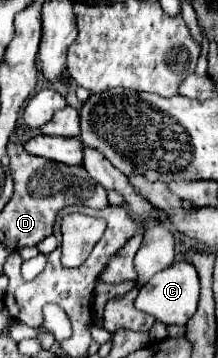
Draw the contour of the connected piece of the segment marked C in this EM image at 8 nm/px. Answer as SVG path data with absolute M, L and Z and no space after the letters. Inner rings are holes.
M173 263L171 267L153 275L139 291L135 307L153 315L161 323L187 323L197 311L199 301L199 275L191 263Z

